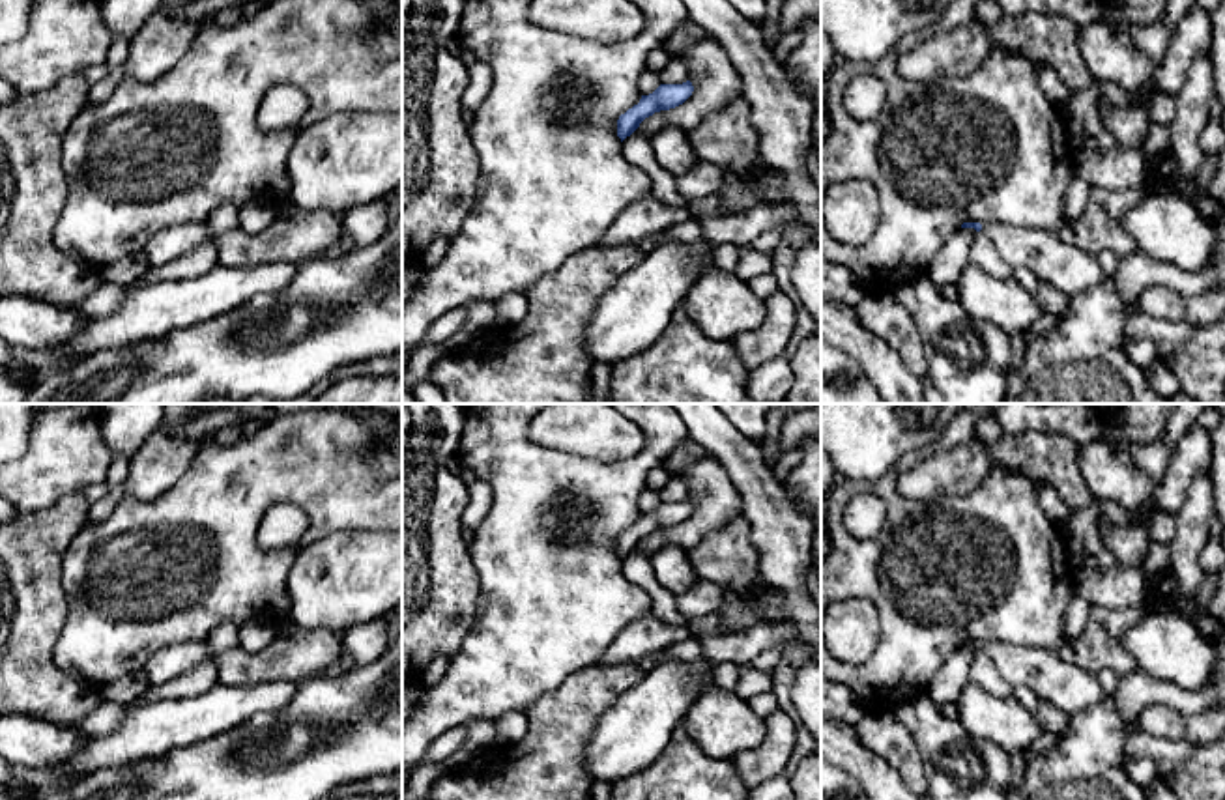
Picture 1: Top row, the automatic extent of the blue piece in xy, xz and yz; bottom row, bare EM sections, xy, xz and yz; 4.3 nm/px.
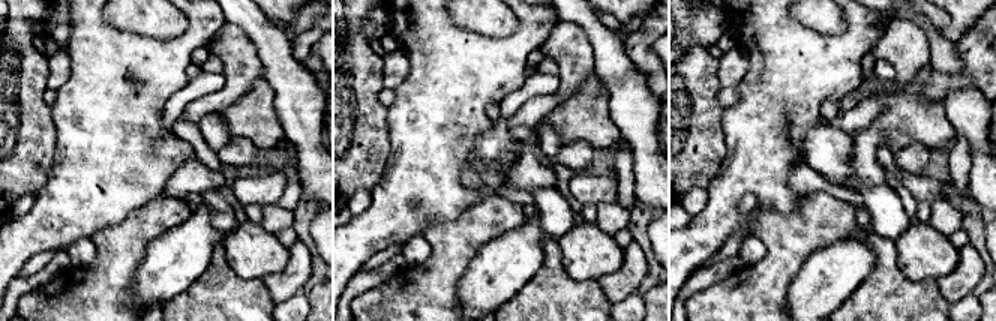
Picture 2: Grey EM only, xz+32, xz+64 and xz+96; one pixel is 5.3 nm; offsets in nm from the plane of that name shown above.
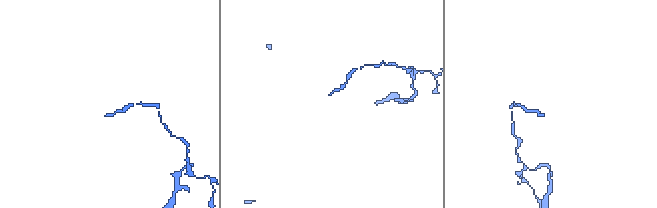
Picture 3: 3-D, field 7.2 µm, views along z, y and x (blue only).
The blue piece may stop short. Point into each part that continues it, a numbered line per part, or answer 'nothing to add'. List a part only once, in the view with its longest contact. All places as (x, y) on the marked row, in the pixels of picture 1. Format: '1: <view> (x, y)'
1: yz (1065, 266)

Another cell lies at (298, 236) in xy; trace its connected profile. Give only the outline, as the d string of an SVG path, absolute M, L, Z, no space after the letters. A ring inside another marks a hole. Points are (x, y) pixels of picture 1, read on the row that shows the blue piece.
M292 206L260 234L241 228L228 230L217 237L217 264L224 267L247 267L273 262L301 265L320 254L335 250L339 237L339 217L325 209L303 209Z

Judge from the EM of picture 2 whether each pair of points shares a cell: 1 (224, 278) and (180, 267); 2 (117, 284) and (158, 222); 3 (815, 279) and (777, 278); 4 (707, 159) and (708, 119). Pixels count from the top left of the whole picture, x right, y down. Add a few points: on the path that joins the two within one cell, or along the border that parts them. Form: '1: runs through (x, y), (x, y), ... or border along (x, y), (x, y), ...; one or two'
1: border along (221, 243), (209, 266), (174, 294); two
2: runs through (117, 269), (117, 261), (143, 236); one
3: border along (816, 251), (792, 281), (786, 305); two
4: runs through (707, 149), (707, 129); one

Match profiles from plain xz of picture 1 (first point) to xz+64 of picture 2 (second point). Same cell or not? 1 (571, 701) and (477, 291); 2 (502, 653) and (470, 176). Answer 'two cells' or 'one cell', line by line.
1: two cells
2: two cells

